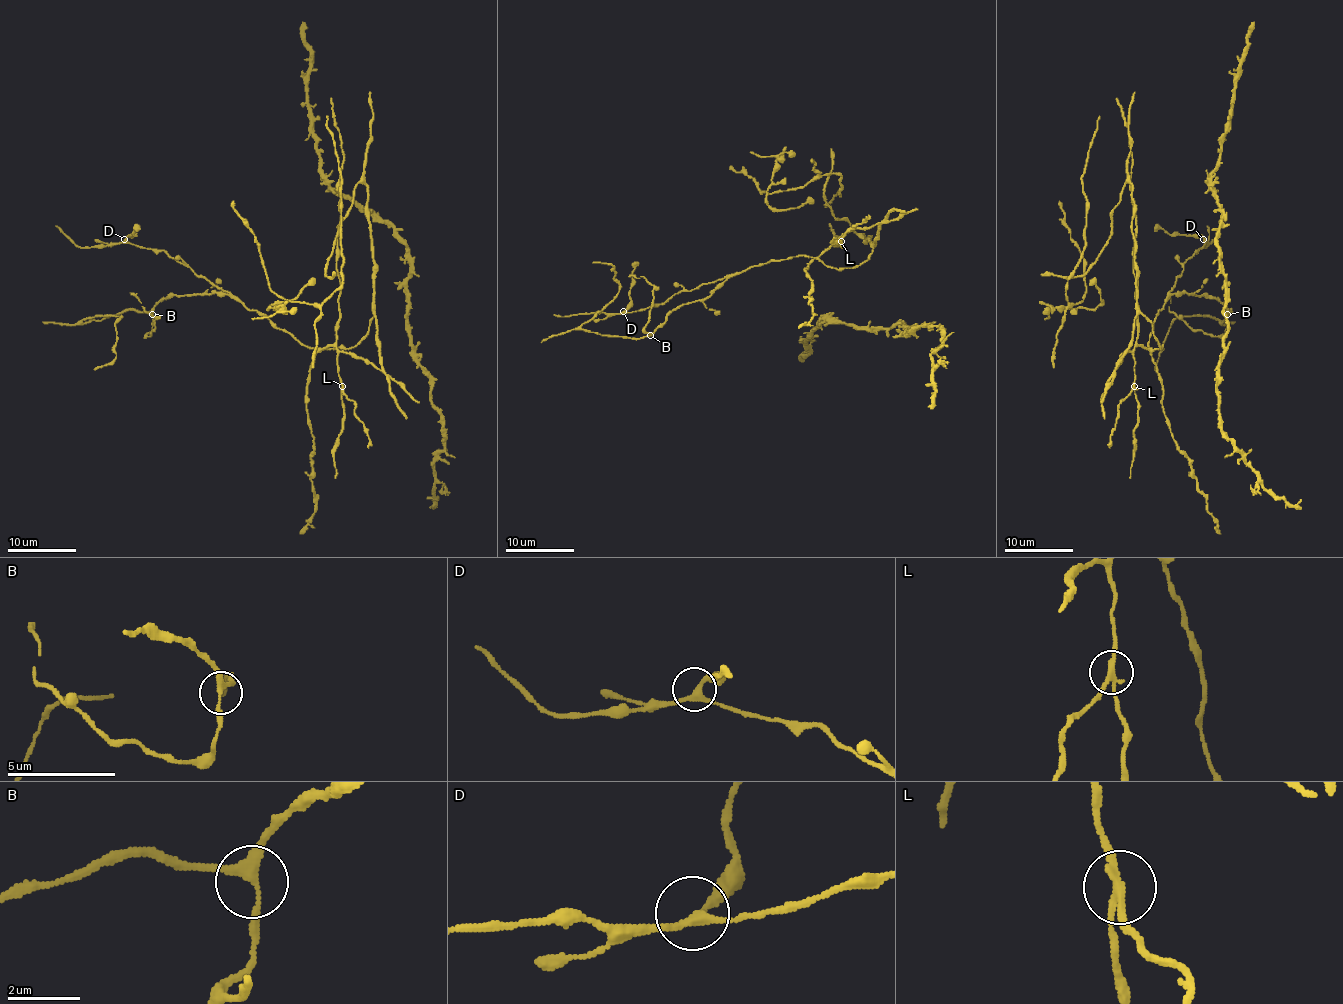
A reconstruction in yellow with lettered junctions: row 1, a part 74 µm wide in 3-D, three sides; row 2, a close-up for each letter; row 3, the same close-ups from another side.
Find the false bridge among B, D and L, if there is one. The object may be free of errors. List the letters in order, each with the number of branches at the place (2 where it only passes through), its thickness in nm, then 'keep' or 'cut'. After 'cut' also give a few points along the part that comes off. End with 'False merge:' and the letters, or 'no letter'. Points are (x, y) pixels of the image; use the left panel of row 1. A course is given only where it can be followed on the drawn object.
B: branches 3; calibre 220 nm; keep
D: branches 3; calibre 240 nm; keep
L: branches 3; calibre 200 nm; cut; course (342, 386), (342, 392), (354, 402), (354, 416), (363, 424), (369, 440), (368, 448)
False merge: L

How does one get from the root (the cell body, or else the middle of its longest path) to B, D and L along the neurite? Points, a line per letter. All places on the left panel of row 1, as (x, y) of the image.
B: (339, 326), (333, 344), (321, 349), (306, 347), (265, 316), (215, 292), (167, 296), (152, 314)
D: (339, 326), (333, 344), (321, 349), (306, 347), (265, 316), (248, 309), (164, 251), (140, 247), (124, 239)
L: (339, 326), (337, 371), (342, 386)

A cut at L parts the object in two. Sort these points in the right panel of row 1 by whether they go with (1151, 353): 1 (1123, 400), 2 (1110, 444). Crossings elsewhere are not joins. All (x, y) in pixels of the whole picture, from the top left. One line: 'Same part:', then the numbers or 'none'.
Same part: none

